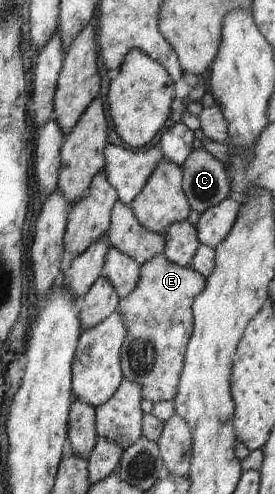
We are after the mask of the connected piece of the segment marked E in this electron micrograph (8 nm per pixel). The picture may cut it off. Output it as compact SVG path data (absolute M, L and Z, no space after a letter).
M189 221L185 222L175 222L175 224L171 224L171 226L167 227L167 230L164 234L164 240L166 243L166 252L163 255L155 256L155 258L151 258L151 260L147 260L145 264L141 265L141 276L139 277L139 284L135 286L135 290L127 296L127 298L123 298L123 300L119 299L119 306L117 312L121 314L121 318L123 318L123 324L125 324L125 328L127 328L127 336L125 336L124 345L121 346L121 368L123 370L124 378L131 382L137 382L139 386L141 386L141 396L143 399L151 400L151 402L159 402L159 401L172 401L177 394L179 388L179 380L182 373L183 363L185 362L185 353L186 346L191 338L191 333L193 332L194 325L194 316L192 312L193 302L195 302L195 298L205 290L206 280L197 272L193 270L191 267L191 260L193 260L193 256L197 254L197 249L200 247L200 242L197 238L197 230L196 226L189 223Z

